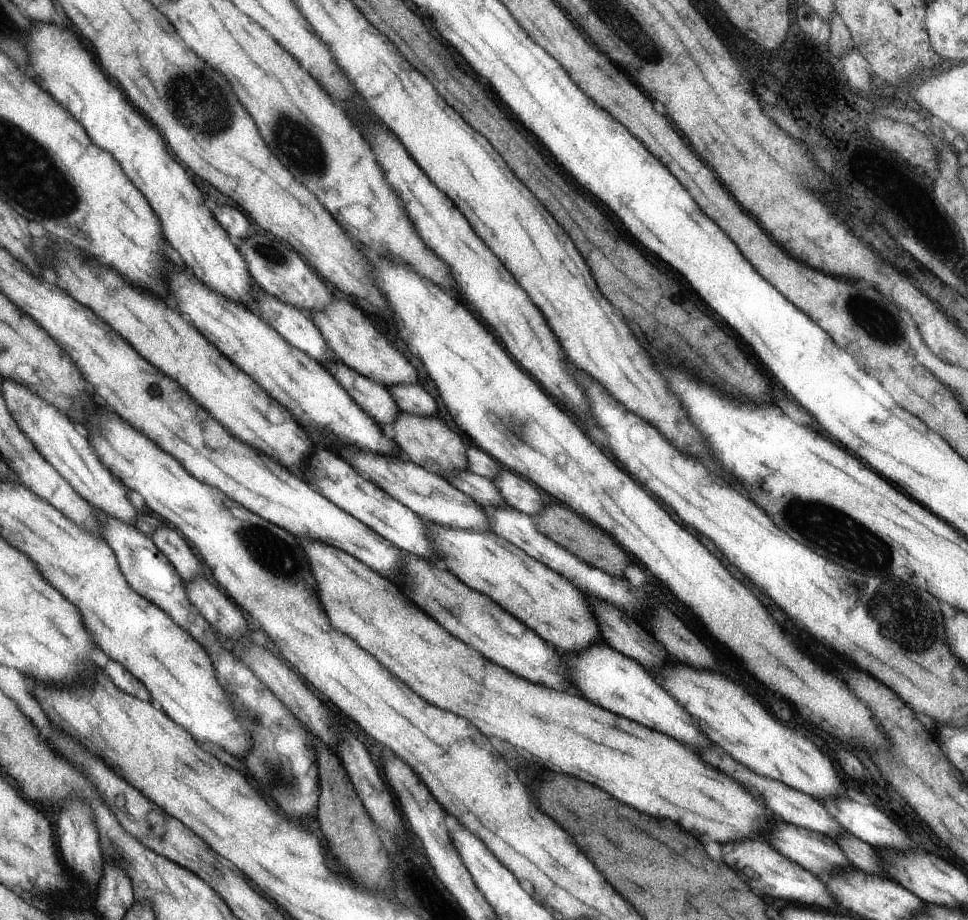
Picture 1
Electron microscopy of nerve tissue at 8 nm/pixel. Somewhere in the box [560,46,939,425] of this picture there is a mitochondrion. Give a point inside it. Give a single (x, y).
(863, 309)

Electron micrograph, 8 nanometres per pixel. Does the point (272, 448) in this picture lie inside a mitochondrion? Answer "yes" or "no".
no

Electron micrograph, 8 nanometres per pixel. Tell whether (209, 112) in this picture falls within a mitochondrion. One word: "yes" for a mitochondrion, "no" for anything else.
yes

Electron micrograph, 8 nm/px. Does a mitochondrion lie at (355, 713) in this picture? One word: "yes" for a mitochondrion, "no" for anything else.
no

